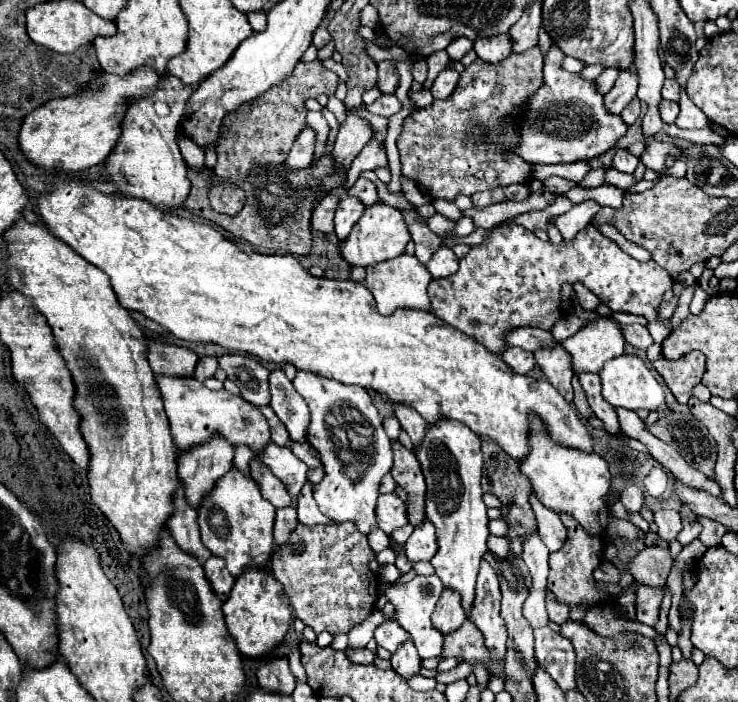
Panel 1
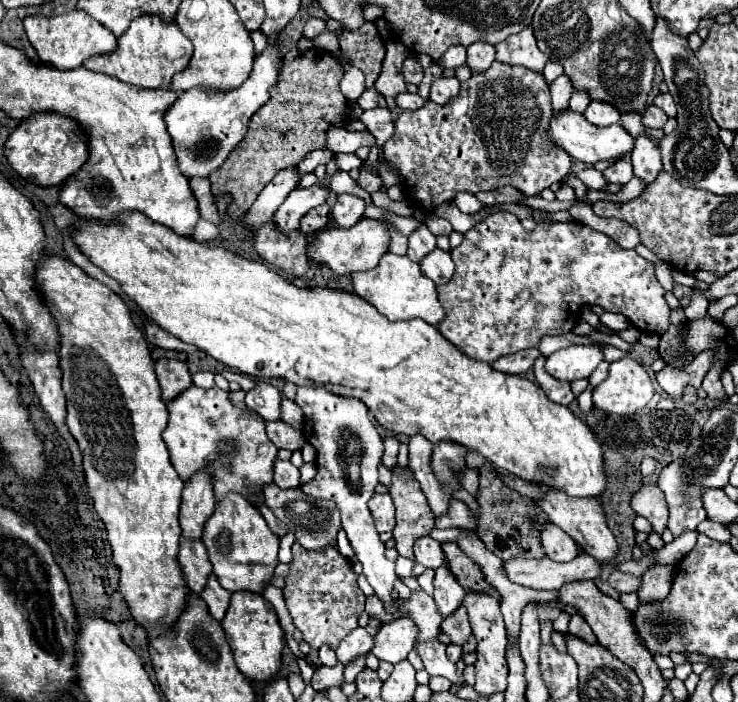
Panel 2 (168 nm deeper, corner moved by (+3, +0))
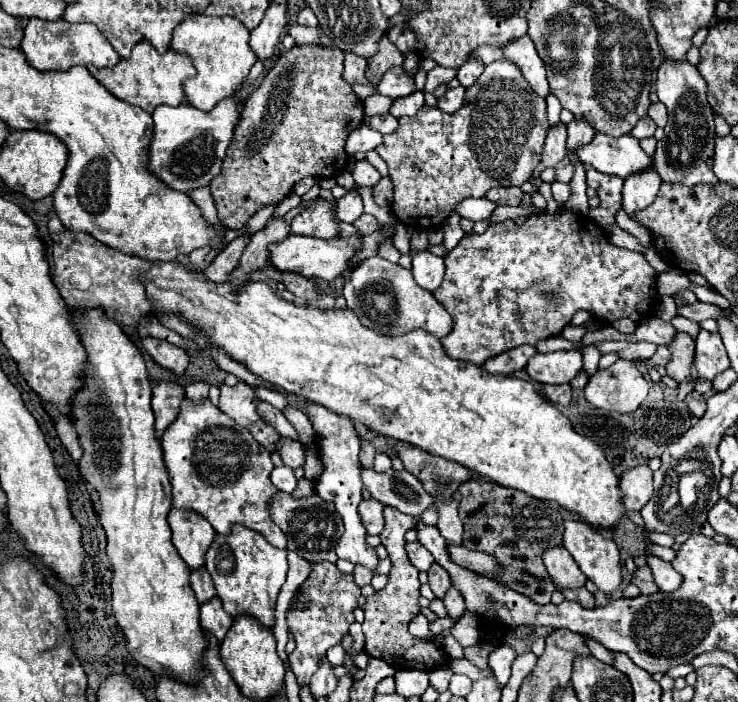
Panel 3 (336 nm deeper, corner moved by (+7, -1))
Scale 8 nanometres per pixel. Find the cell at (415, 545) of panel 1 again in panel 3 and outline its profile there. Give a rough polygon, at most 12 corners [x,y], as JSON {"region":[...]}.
{"region":[[419,542],[407,544],[407,556],[417,570],[429,570],[433,556]]}

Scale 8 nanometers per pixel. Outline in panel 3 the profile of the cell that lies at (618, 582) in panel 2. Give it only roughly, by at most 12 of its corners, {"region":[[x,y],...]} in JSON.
{"region":[[649,566],[637,568],[633,584],[641,594],[655,594],[659,588],[653,582]]}

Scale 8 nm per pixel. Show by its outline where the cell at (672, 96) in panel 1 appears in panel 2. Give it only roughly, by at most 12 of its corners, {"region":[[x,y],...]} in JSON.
{"region":[[659,93],[653,101],[669,117],[677,115],[675,101],[669,93]]}

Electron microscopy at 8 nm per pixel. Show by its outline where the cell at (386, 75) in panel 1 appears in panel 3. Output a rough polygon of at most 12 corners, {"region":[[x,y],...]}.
{"region":[[391,68],[377,92],[393,100],[415,92],[415,80],[403,68]]}

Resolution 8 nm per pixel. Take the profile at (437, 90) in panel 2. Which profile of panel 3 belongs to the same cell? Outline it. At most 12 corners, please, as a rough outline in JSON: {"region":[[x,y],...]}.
{"region":[[465,88],[447,90],[437,100],[443,112],[453,114],[463,106]]}

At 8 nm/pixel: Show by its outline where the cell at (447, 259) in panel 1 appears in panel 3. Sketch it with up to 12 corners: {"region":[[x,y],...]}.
{"region":[[431,252],[413,256],[415,282],[433,292],[443,282],[445,264]]}

